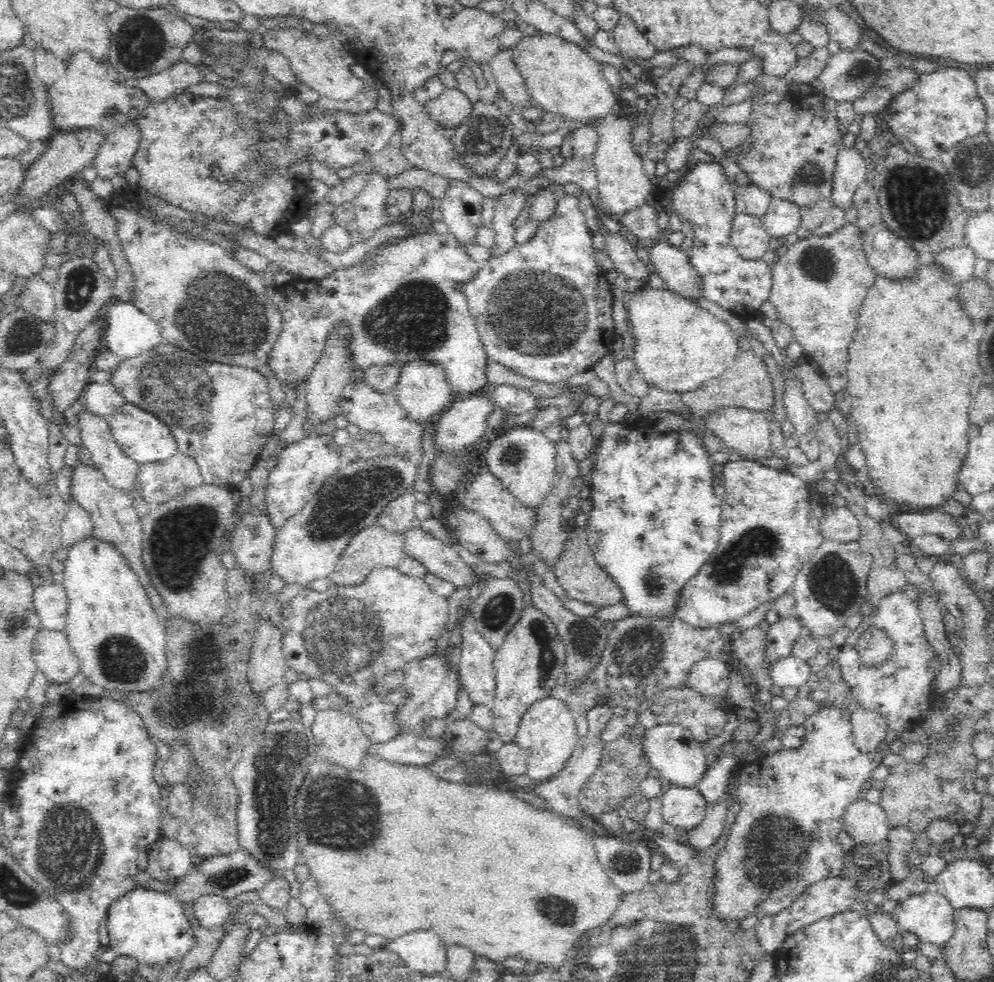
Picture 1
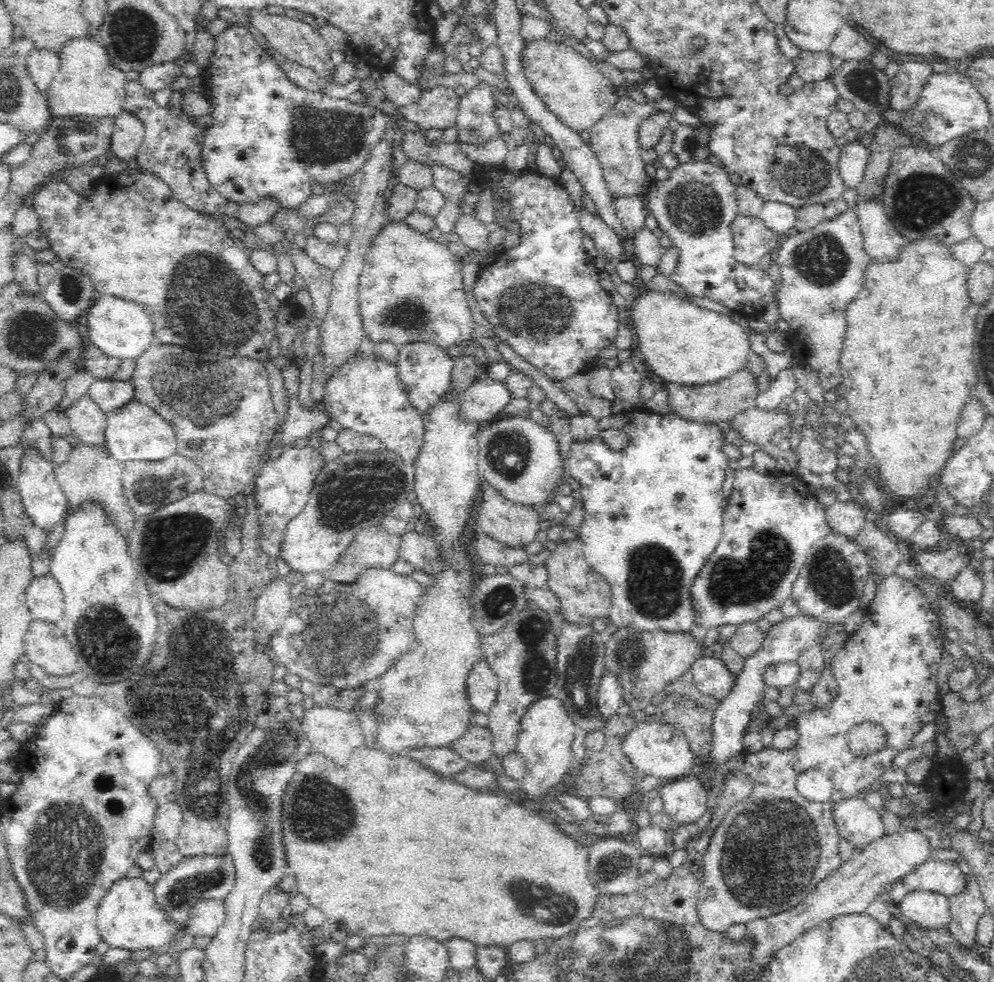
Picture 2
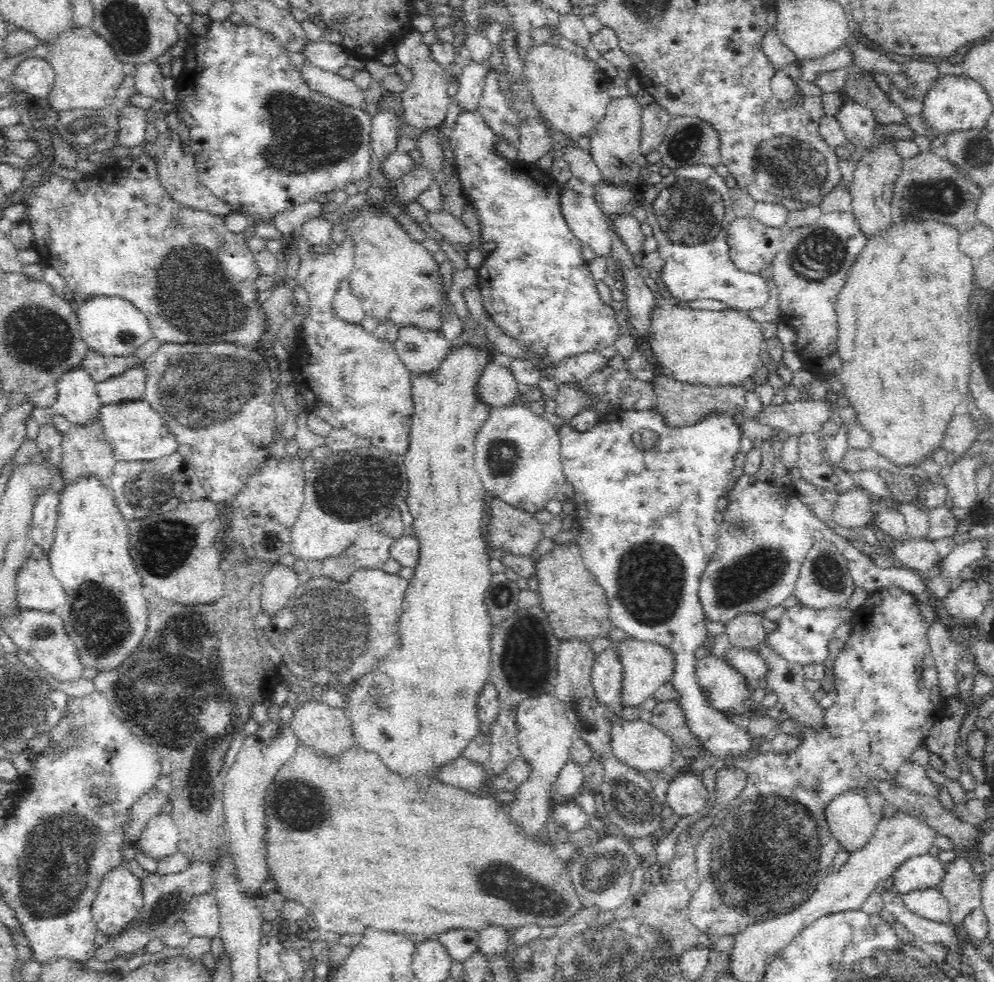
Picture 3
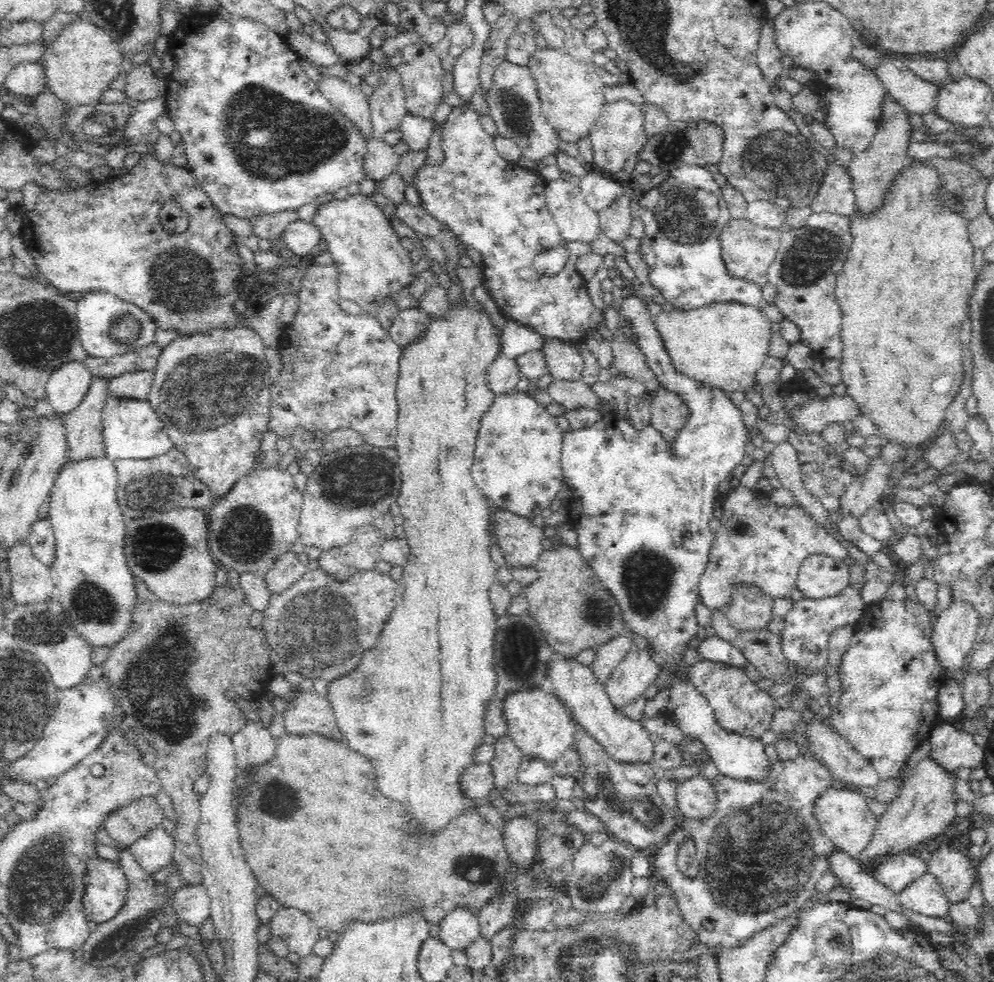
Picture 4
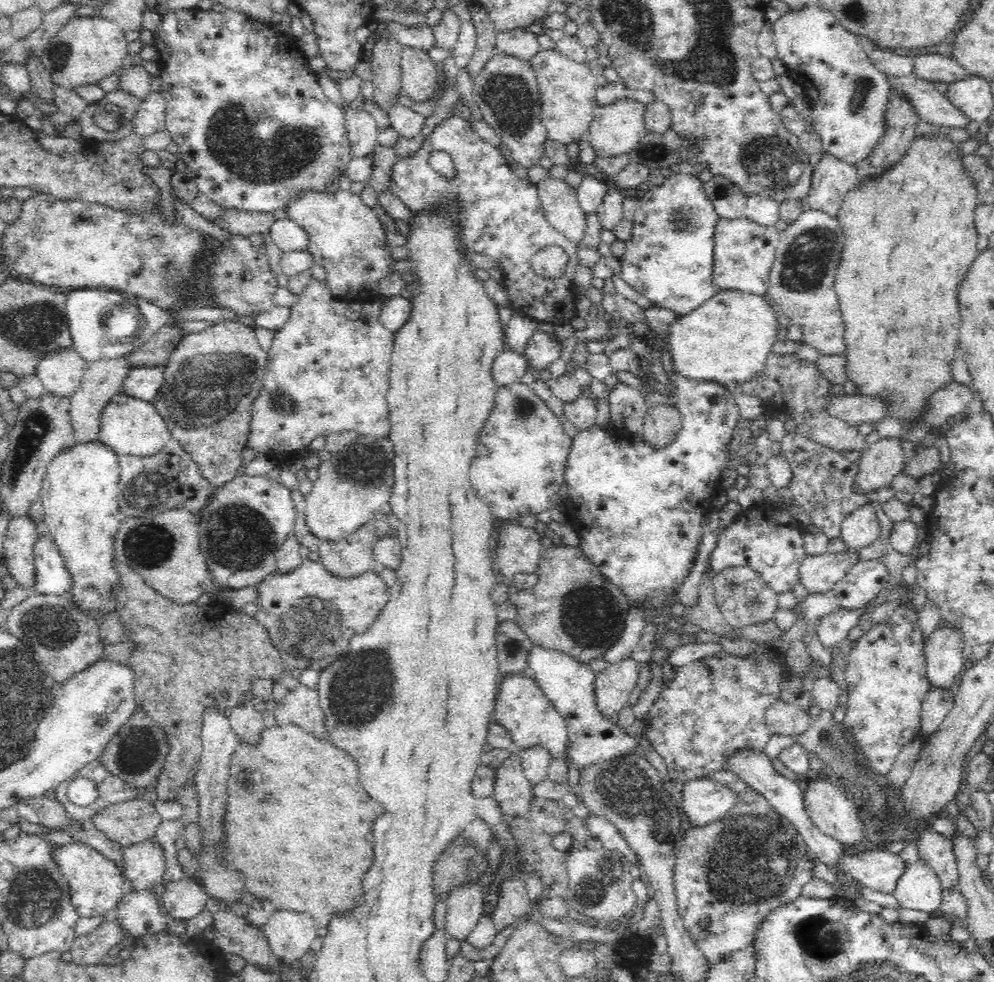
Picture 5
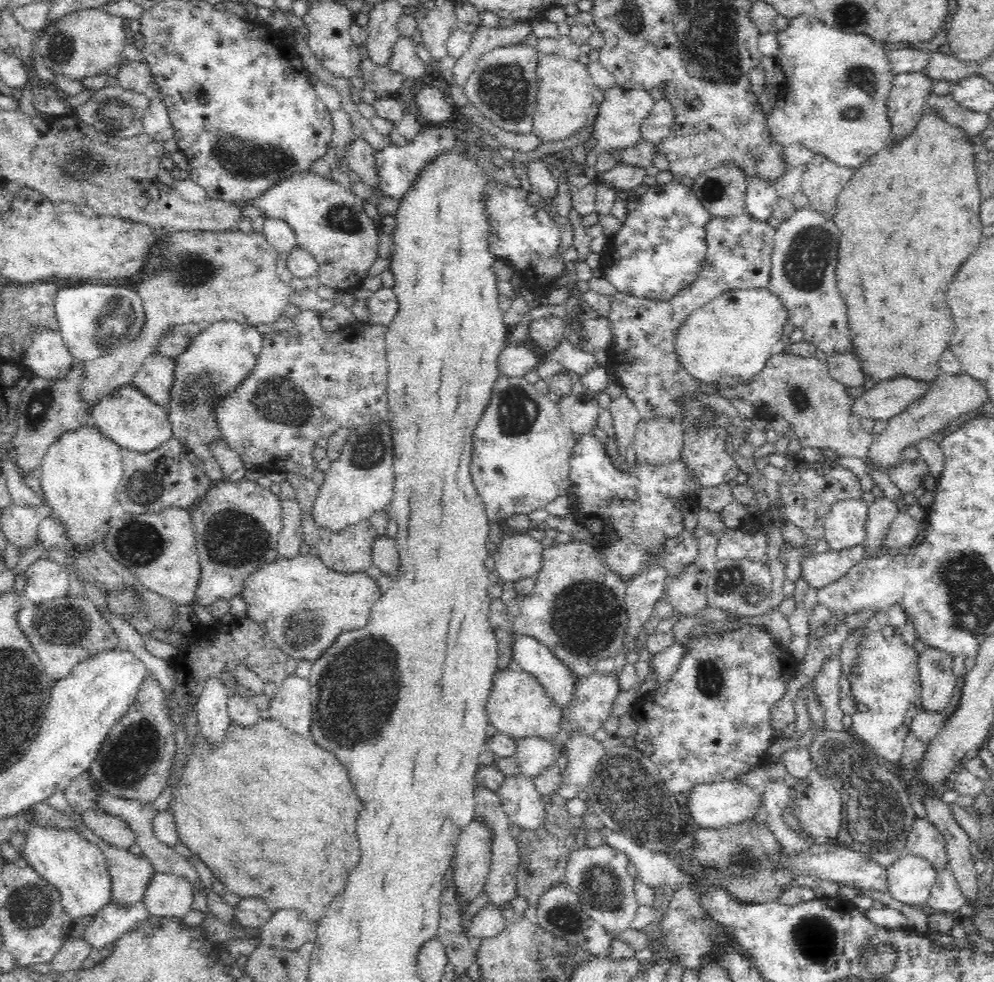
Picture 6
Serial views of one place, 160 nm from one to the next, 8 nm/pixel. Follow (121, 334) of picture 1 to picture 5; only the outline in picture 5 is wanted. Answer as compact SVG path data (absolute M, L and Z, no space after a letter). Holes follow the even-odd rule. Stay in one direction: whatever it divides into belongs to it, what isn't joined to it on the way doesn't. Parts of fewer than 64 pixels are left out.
M76 290L66 300L66 315L70 321L70 334L74 341L73 348L87 362L96 362L110 358L121 358L130 354L134 348L141 347L153 334L156 334L161 328L164 328L170 318L183 318L189 321L214 321L221 322L226 319L238 321L240 313L225 309L224 307L214 307L211 305L198 306L198 308L180 308L169 312L162 310L154 304L150 304L141 298L134 298L128 294L118 294L118 292L100 292L100 290ZM116 312L132 312L134 316L138 316L140 322L140 314L142 314L142 326L138 324L138 330L130 336L130 338L112 338L110 336L110 326L108 322L112 320L112 314L116 316Z

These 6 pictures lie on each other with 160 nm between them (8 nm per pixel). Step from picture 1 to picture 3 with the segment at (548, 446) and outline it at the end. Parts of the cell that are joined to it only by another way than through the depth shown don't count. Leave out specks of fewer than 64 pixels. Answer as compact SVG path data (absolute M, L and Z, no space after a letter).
M521 401L489 410L488 420L476 436L475 455L484 488L532 514L545 509L548 500L554 499L567 481L558 429Z

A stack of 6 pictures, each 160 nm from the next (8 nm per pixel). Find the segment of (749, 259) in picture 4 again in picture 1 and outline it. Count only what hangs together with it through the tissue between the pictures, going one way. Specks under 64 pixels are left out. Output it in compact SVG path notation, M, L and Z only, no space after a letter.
M736 213L733 221L731 222L731 244L736 248L738 255L741 255L744 259L762 259L762 256L766 254L768 248L771 247L770 239L771 234L768 233L762 217L752 216L746 213Z

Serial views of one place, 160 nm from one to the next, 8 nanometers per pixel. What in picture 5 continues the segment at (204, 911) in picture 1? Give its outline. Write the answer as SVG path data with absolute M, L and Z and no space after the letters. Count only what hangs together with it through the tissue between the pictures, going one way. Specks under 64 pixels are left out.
M189 878L164 886L160 894L162 909L169 919L186 921L206 909L208 898L205 888Z

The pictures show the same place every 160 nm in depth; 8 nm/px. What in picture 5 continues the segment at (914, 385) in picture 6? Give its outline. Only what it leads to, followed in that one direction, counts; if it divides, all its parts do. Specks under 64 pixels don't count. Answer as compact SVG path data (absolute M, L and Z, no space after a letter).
M832 396L825 411L836 418L840 418L851 425L863 423L874 424L882 417L886 417L885 403L882 399L870 396Z

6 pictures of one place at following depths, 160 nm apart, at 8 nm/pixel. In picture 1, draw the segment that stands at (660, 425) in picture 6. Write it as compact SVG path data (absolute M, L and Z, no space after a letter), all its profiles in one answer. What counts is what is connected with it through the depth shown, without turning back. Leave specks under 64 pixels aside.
M742 349L734 364L731 364L720 377L710 379L700 386L698 390L684 392L681 396L684 405L696 417L700 414L703 415L706 411L720 407L738 407L767 414L768 410L774 406L774 403L779 398L776 390L774 390L772 376L768 372L764 357L756 356L752 350L743 351Z

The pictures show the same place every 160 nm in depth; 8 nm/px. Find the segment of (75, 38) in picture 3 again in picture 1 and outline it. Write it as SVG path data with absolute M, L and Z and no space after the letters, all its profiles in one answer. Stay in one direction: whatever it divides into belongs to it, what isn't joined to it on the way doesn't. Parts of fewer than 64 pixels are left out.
M78 51L67 63L66 74L48 86L53 127L62 133L94 131L104 137L131 124L131 100L123 77L110 63L98 62L91 54Z

